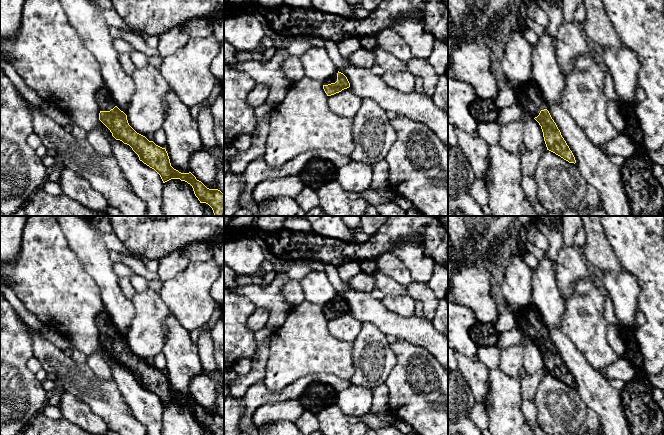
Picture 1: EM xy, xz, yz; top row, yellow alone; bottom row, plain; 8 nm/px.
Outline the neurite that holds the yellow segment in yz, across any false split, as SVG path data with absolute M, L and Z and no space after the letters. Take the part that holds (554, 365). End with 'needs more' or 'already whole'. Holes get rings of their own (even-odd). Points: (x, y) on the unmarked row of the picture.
M533 302L518 314L517 327L522 329L541 350L547 374L575 388L575 381L552 343L541 315Z; needs more

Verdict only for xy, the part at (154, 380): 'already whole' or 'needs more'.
needs more

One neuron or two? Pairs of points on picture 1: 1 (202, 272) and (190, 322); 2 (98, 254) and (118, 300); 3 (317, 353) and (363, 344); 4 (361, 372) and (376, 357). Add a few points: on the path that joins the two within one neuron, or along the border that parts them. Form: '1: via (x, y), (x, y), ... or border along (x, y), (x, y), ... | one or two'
1: via (193, 284), (190, 289), (190, 310) | one
2: via (99, 265), (110, 289) | one
3: border along (351, 343), (353, 370) | two
4: via (365, 368), (372, 361) | one

